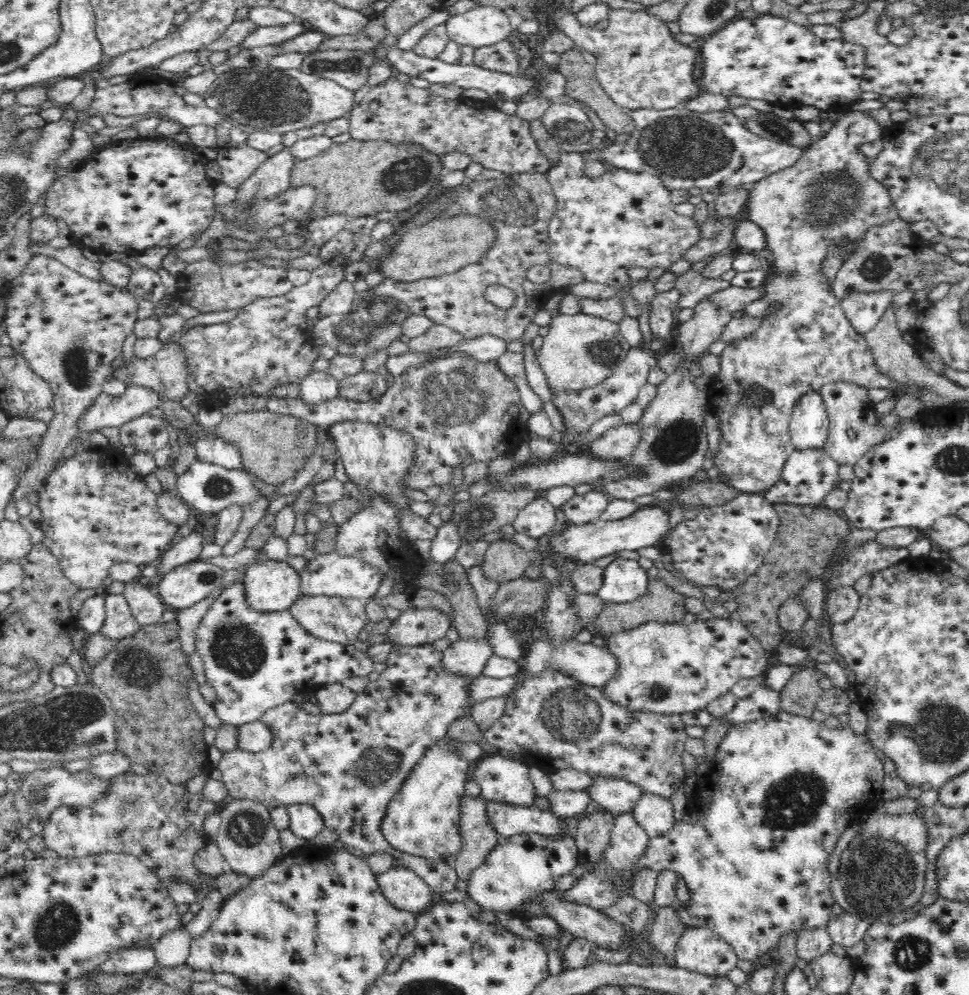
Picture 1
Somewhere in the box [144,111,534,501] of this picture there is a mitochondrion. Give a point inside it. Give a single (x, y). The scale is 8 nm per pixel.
(457, 403)

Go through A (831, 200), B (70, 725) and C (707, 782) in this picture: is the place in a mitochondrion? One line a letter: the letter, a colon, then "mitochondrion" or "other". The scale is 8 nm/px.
A: mitochondrion
B: mitochondrion
C: other

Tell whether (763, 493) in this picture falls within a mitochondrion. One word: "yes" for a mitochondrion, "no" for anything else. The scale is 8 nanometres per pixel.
no

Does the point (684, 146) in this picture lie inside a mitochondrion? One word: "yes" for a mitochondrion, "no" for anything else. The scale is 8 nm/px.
yes

